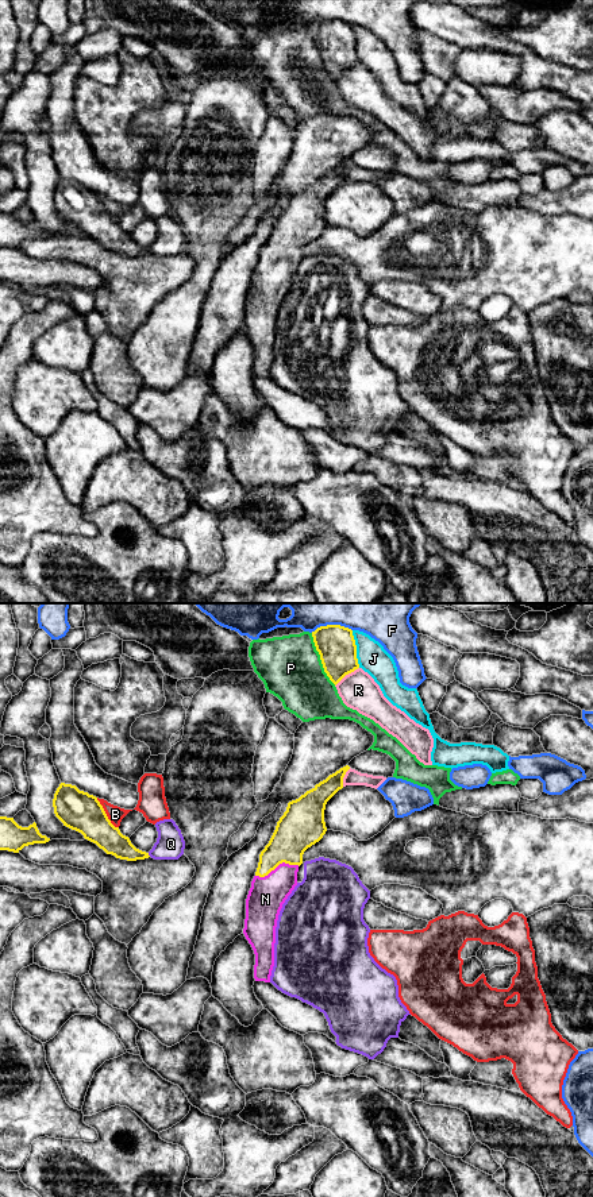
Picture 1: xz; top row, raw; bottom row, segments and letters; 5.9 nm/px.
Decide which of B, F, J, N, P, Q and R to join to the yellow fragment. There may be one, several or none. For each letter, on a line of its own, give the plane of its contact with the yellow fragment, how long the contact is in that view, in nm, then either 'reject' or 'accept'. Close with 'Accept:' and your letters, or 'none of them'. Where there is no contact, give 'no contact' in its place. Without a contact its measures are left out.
B: xz | 220 nm | reject
F: xz | 240 nm | reject
J: xz | 220 nm | reject
N: xz | 280 nm | accept
P: xz | 340 nm | reject
Q: xz | 30 nm | reject
R: xz | 180 nm | reject
Accept: N

